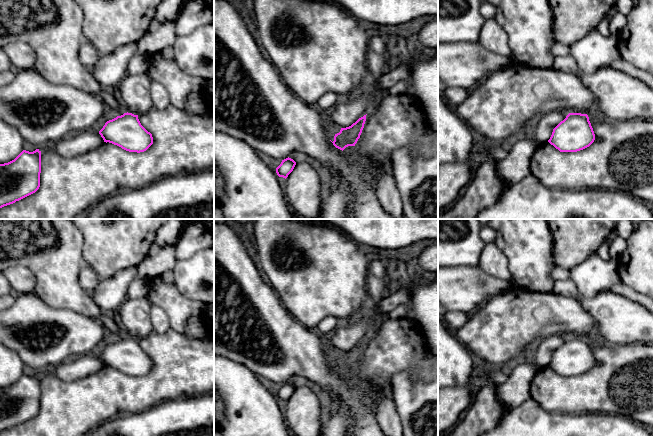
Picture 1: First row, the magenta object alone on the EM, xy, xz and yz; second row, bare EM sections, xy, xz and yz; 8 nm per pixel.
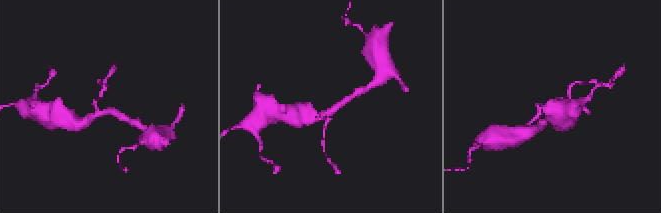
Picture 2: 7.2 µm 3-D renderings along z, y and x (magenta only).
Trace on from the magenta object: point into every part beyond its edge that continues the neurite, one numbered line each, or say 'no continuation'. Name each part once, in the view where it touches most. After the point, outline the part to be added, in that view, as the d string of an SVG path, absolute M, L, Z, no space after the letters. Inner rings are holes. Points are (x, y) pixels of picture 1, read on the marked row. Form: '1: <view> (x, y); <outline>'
no continuation

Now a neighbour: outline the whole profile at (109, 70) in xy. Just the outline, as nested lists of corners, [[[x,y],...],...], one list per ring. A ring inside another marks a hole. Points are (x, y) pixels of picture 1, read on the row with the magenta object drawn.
[[[137,42],[120,46],[108,55],[101,55],[90,71],[101,86],[115,89],[128,74],[128,63],[135,54]]]

